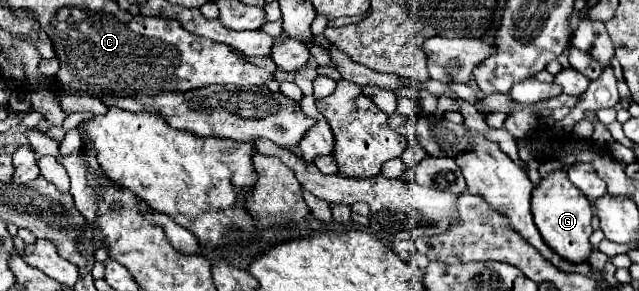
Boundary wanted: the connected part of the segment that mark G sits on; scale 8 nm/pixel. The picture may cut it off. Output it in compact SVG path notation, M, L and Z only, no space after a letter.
M553 171L545 179L541 179L541 185L533 189L531 211L533 211L535 225L541 231L541 237L545 239L545 243L549 243L549 247L553 247L553 251L557 251L557 255L561 255L563 259L569 259L571 263L589 261L593 209L585 199L585 195L581 195L581 191L573 183L569 183L565 171Z

